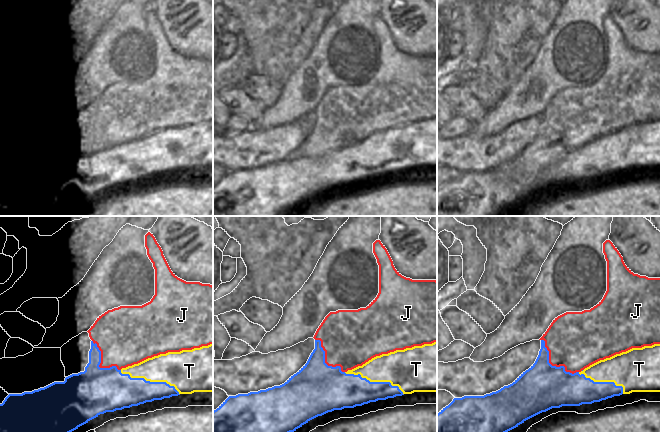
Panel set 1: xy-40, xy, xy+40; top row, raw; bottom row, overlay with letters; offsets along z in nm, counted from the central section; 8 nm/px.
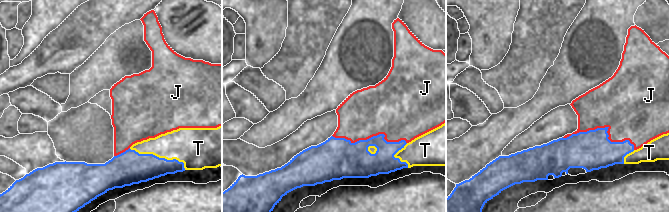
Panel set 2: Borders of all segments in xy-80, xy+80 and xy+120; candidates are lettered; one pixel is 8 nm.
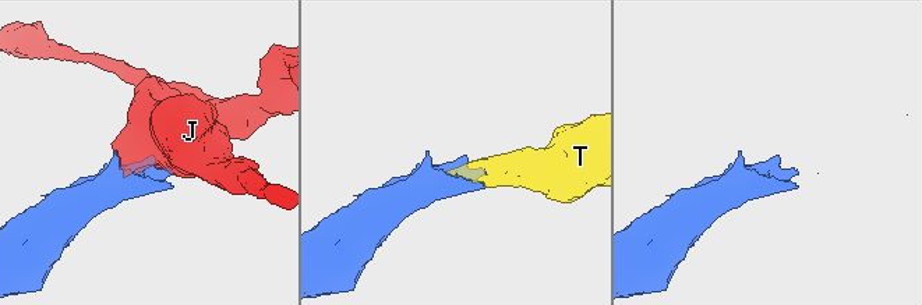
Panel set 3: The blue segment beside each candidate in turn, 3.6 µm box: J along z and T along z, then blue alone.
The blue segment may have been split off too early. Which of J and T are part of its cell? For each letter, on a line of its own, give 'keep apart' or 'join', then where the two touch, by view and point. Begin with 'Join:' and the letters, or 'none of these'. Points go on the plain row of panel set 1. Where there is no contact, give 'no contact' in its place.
Join: T
J: keep apart; contact xy+40 (553, 142)
T: join; contact xy-40 (149, 157)

